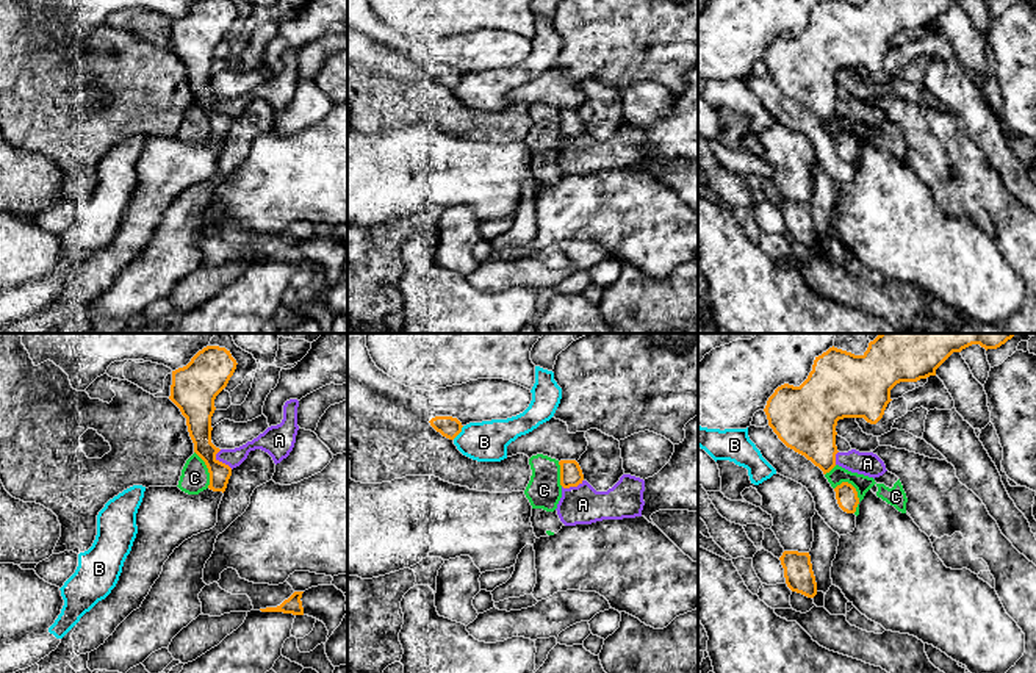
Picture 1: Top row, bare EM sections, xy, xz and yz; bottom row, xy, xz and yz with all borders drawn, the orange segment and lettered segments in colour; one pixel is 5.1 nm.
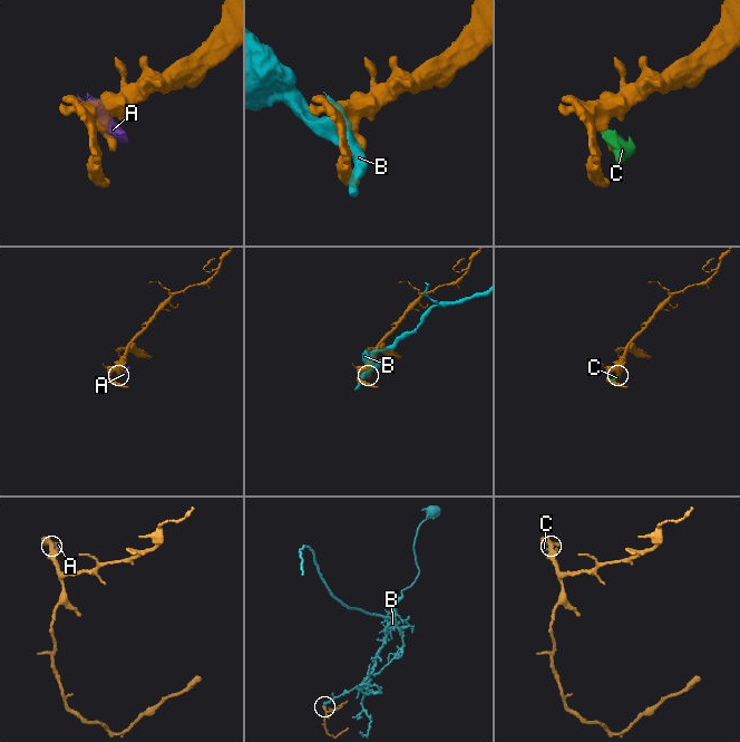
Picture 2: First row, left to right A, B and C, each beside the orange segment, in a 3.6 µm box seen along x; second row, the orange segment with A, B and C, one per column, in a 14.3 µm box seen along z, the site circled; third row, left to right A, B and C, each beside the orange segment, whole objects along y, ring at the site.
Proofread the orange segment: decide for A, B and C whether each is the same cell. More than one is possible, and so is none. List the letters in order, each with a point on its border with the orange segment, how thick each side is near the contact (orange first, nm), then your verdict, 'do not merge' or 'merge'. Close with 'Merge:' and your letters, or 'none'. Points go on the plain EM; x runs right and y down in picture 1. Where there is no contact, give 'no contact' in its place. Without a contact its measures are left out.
A: meets orange in xy at (221, 111); 130 nm thick on the orange side, 100 nm on the other; do not merge
B: meets orange in xz at (459, 82); 110 nm thick on the orange side, 200 nm on the other; do not merge
C: meets orange in yz at (856, 144); 110 nm thick on the orange side, 100 nm on the other; do not merge
Merge: none

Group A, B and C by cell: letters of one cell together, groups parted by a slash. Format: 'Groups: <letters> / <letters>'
Groups: A C / B

